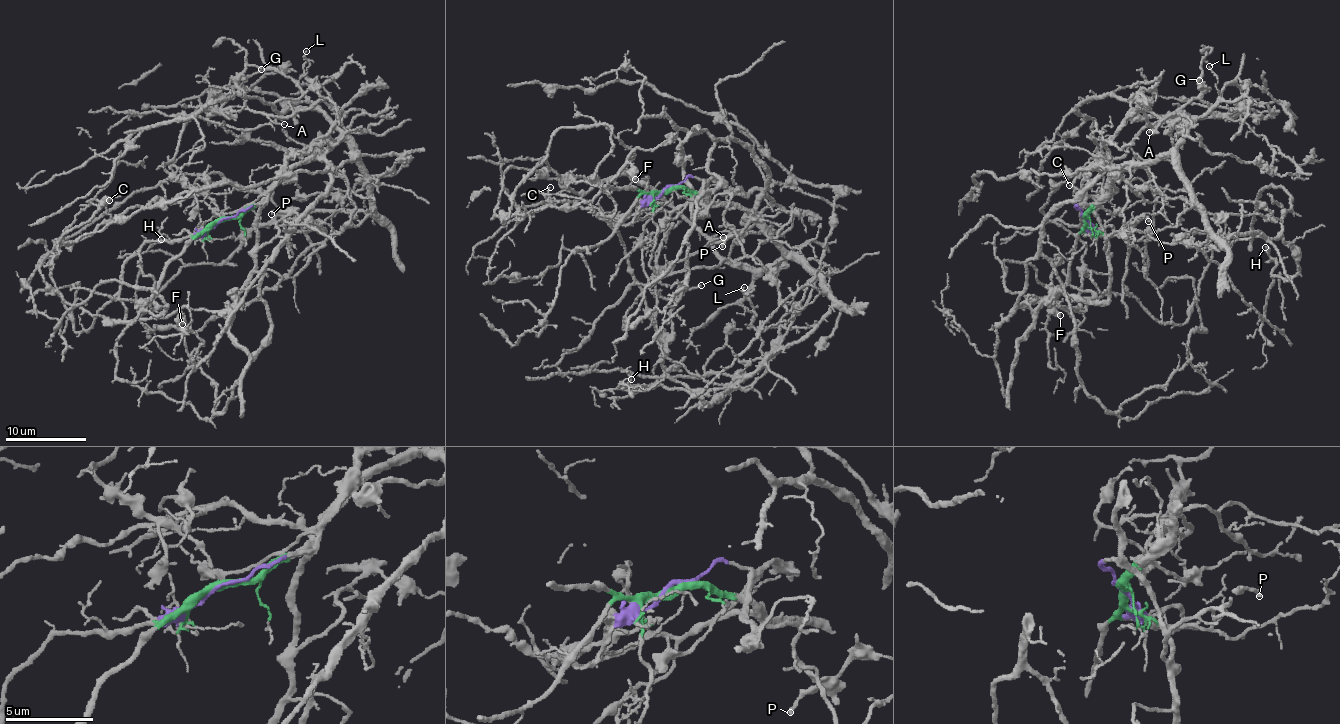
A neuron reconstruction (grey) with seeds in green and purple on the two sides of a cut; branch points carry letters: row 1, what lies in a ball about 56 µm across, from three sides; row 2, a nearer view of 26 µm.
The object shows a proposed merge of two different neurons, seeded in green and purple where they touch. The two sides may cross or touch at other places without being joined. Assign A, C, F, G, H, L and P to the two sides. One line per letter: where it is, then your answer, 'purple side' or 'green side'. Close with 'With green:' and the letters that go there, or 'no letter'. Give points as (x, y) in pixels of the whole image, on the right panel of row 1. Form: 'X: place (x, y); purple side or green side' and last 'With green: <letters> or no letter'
A: place (1149, 132); purple side
C: place (1069, 185); green side
F: place (1060, 315); purple side
G: place (1199, 80); purple side
H: place (1265, 247); green side
L: place (1209, 66); green side
P: place (1148, 221); purple side
With green: C, H, L

